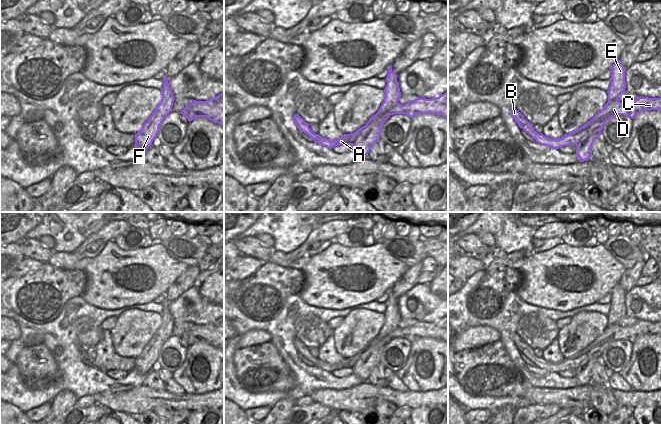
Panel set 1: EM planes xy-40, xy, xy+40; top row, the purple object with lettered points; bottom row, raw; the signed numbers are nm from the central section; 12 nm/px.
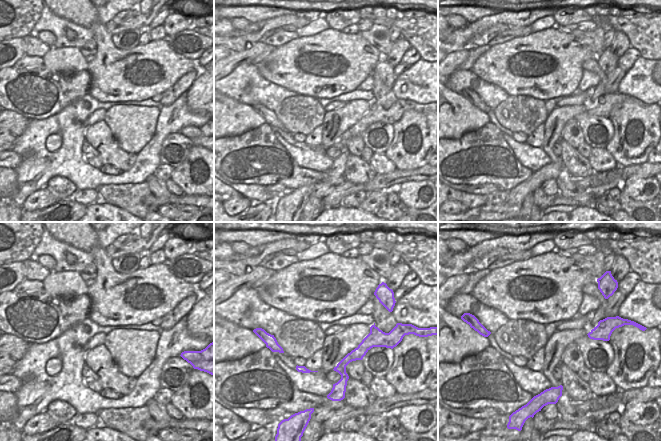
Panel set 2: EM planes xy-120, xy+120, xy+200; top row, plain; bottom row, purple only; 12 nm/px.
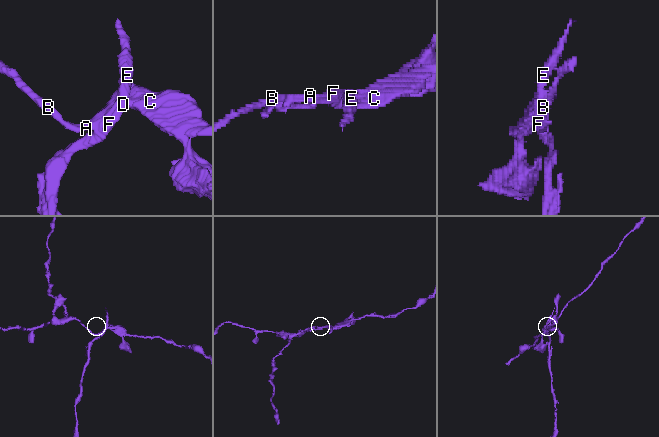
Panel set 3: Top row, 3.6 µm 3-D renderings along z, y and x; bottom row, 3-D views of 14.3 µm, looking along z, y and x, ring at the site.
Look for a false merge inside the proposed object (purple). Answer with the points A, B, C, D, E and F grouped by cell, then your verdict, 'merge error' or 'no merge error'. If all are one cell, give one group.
A B C D / E F | merge error

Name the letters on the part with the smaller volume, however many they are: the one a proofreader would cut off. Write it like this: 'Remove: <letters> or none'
Remove: E, F

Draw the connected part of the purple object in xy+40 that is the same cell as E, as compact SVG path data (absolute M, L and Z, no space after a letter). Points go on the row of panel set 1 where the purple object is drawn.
M618 59L612 66L611 66L611 77L610 82L611 85L609 87L608 93L608 102L618 101L619 95L625 92L626 84L625 84L625 71L626 68Z

